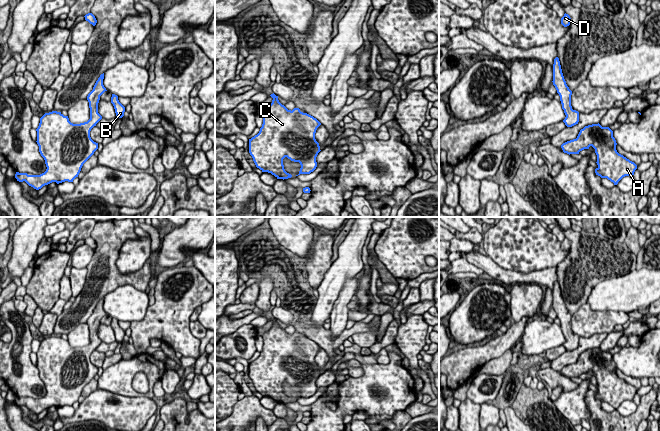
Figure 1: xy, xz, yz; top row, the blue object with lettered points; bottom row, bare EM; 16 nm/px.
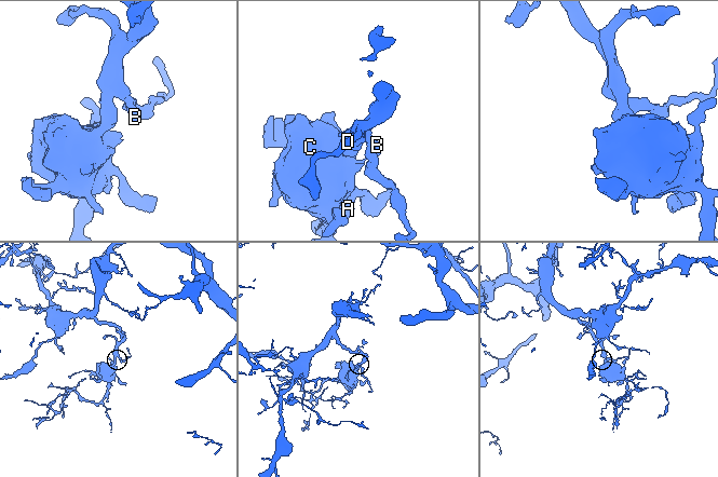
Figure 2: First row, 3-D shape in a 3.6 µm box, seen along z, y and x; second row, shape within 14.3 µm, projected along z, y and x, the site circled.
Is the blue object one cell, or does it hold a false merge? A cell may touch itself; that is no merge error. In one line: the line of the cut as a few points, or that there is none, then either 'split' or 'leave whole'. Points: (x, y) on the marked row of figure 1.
cut none; leave whole

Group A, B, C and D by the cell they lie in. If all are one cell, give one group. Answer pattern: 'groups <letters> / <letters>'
groups A B C D

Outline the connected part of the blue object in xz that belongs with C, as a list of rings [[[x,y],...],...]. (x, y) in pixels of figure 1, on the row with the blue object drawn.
[[[270,95],[272,103],[262,111],[263,124],[257,135],[249,139],[249,153],[257,168],[262,172],[268,172],[277,179],[288,179],[292,175],[284,169],[283,159],[287,157],[291,161],[301,165],[299,174],[310,174],[317,167],[316,157],[321,151],[319,143],[315,139],[315,133],[321,123],[313,116],[303,113],[299,108],[288,110],[282,105],[278,96]]]

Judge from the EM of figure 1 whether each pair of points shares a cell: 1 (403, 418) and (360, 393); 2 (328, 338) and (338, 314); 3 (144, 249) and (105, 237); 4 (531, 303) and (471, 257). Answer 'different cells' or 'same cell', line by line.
1: different cells
2: different cells
3: different cells
4: different cells

